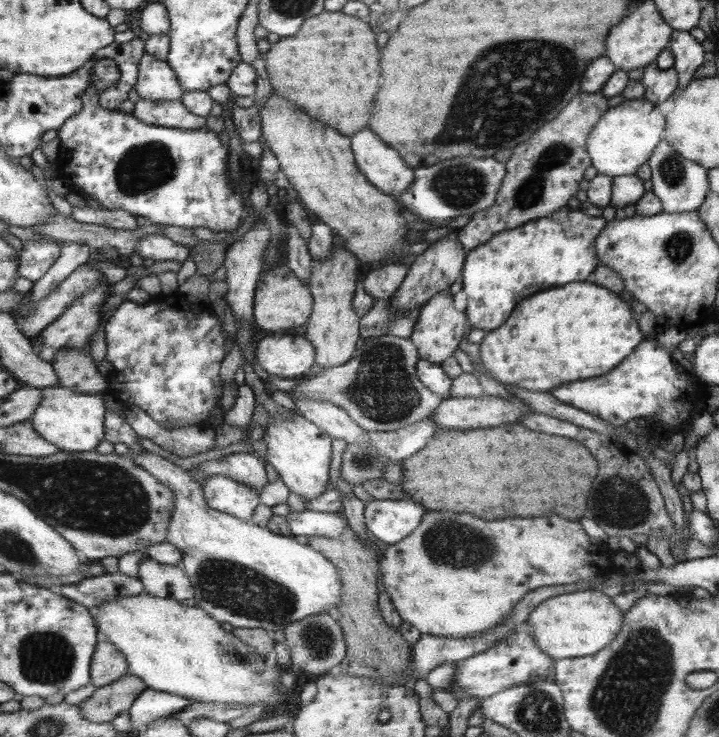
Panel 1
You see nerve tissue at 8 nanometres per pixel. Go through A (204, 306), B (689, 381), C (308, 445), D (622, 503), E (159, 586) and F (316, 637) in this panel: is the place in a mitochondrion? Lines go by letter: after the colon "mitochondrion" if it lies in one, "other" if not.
A: other
B: other
C: other
D: mitochondrion
E: other
F: mitochondrion

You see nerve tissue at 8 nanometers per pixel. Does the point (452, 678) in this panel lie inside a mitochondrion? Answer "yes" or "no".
no

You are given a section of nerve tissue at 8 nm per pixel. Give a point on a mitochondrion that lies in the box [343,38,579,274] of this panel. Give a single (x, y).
(460, 184)

